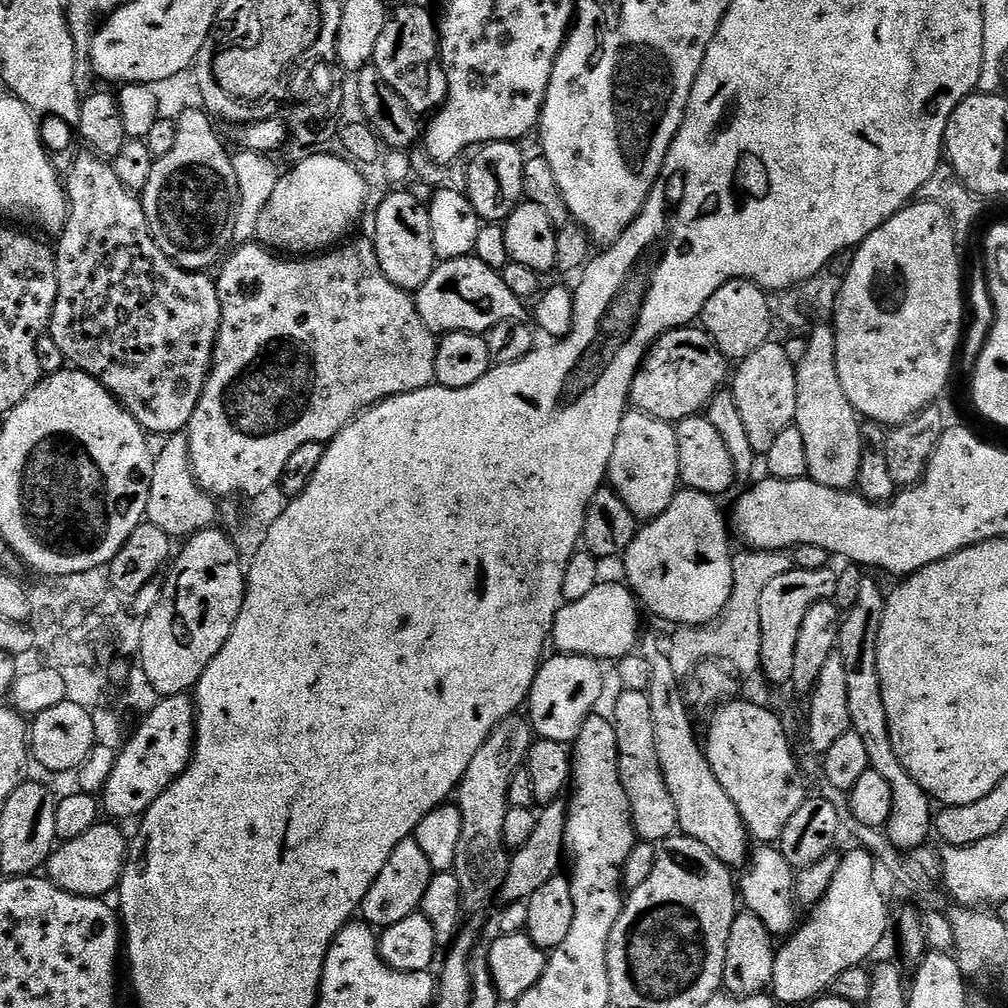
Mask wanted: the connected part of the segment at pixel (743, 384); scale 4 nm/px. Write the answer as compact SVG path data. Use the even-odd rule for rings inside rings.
M769 342L758 346L754 354L739 361L737 370L730 380L730 391L742 414L742 426L750 438L750 446L758 454L766 454L782 430L793 427L798 406L798 382L796 365L786 358L783 343Z

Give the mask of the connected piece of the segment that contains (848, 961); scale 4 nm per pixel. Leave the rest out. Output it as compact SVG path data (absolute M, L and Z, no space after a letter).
M853 847L841 857L838 874L834 876L830 890L809 911L812 913L808 921L805 924L803 921L779 945L771 987L775 999L785 1005L807 1005L829 991L833 982L846 974L846 970L861 967L888 932L888 910L890 904L878 894L874 882L871 854L862 847Z

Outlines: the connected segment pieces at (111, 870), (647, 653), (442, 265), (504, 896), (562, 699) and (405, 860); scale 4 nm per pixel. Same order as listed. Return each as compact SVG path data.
M101 822L86 830L82 838L63 841L48 859L47 879L59 888L79 896L104 898L109 895L107 892L115 893L120 883L120 875L124 872L124 862L128 858L130 847L129 837L124 837L124 832L120 828L123 827L112 822Z
M645 635L642 640L642 654L650 662L652 685L647 693L650 698L650 710L654 717L654 740L658 746L658 762L674 798L674 806L680 819L679 831L694 838L714 854L729 869L743 869L750 860L750 837L738 814L738 806L730 802L730 794L722 790L722 782L714 778L710 770L702 740L696 737L696 728L692 725L692 716L688 713L688 700L680 689L682 680L675 676L667 651L654 637Z
M475 254L441 260L426 278L422 287L415 289L414 299L422 322L431 332L447 334L449 332L475 332L487 334L498 322L524 320L525 301L506 286L503 275L497 269L486 266Z
M563 799L555 800L553 804L543 805L539 809L534 834L530 834L526 846L515 849L508 861L508 873L500 887L499 899L504 904L513 904L519 900L527 902L546 882L561 875L565 863L564 839L566 838L566 822L568 821L568 805Z
M550 656L536 672L526 701L526 716L539 739L571 745L589 716L597 711L596 703L604 696L604 672L600 669L603 667L593 656Z
M409 838L401 842L390 854L386 866L382 866L382 874L374 878L374 886L360 903L359 915L363 923L376 930L394 926L394 922L402 922L402 918L410 918L410 914L418 911L422 902L422 894L426 894L426 886L430 886L434 873L430 862L426 862L426 854L422 854L418 842Z

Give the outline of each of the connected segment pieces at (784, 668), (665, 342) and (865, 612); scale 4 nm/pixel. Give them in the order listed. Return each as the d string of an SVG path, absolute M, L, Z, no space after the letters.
M794 567L789 573L771 579L762 593L760 606L762 644L760 672L772 684L787 685L794 669L794 650L797 649L798 632L806 614L816 603L831 601L838 590L838 575L831 567L806 570Z
M700 326L671 328L640 364L628 395L631 407L659 420L679 422L701 415L730 380L730 361Z
M870 576L864 577L859 586L858 600L843 617L838 638L838 654L846 667L846 695L850 705L851 731L862 738L866 754L870 754L868 763L871 771L882 774L890 782L894 794L892 816L886 825L889 839L894 847L907 850L922 847L929 843L934 832L934 807L925 785L920 780L910 778L909 765L894 754L894 742L890 742L890 726L886 722L886 706L882 702L881 679L878 678L878 630L882 626L887 600L884 590Z

